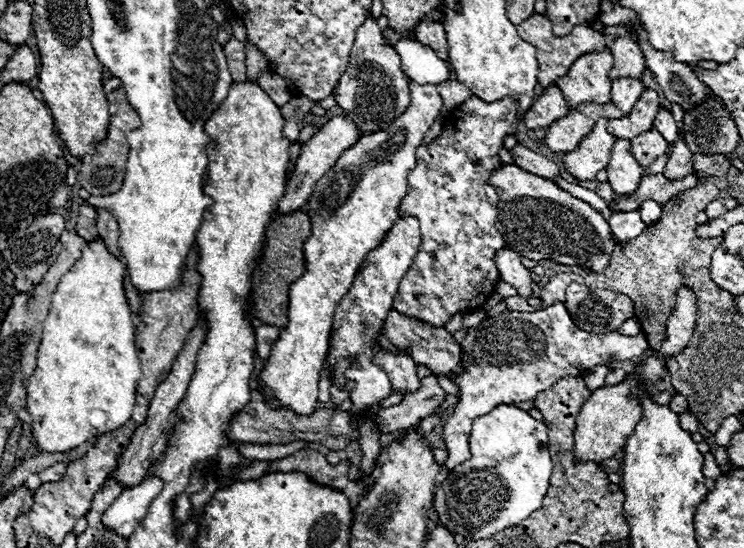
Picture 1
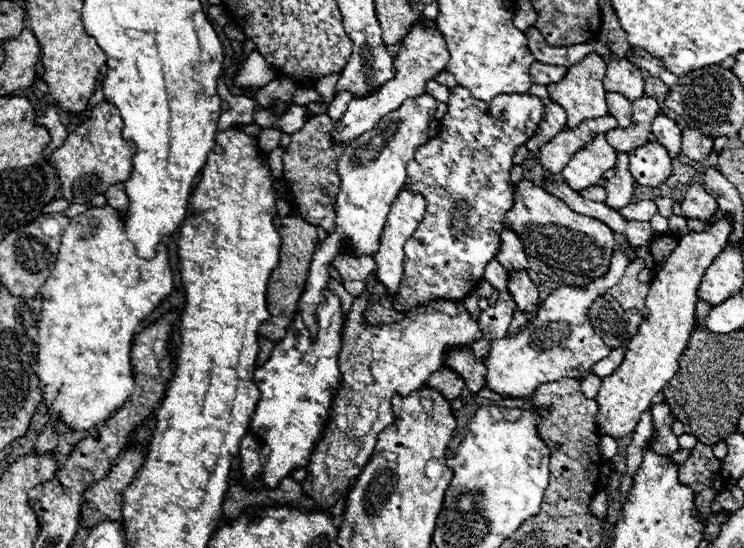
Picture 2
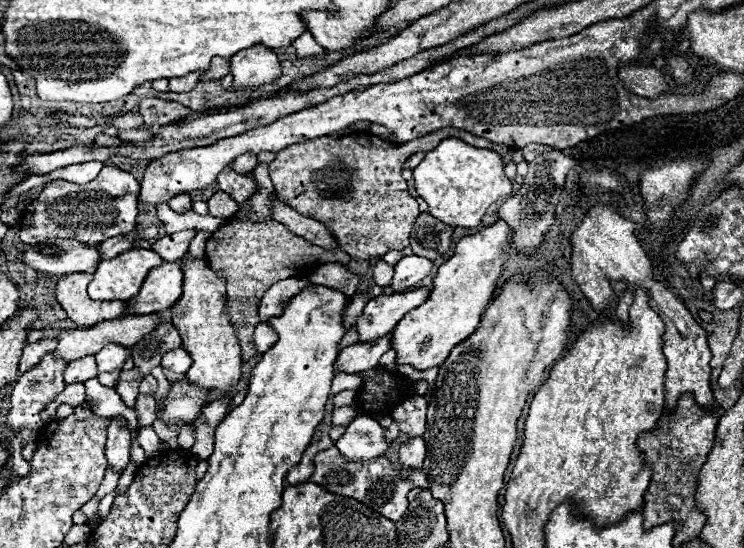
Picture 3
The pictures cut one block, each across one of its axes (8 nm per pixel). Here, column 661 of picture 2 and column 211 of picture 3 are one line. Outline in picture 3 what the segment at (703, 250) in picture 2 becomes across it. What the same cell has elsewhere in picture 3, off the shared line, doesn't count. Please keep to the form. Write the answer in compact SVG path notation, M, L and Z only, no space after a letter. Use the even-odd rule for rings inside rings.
M200 258L184 264L184 292L172 306L172 324L180 332L182 348L192 356L186 380L212 392L230 392L242 374L240 344L226 316L226 282Z

